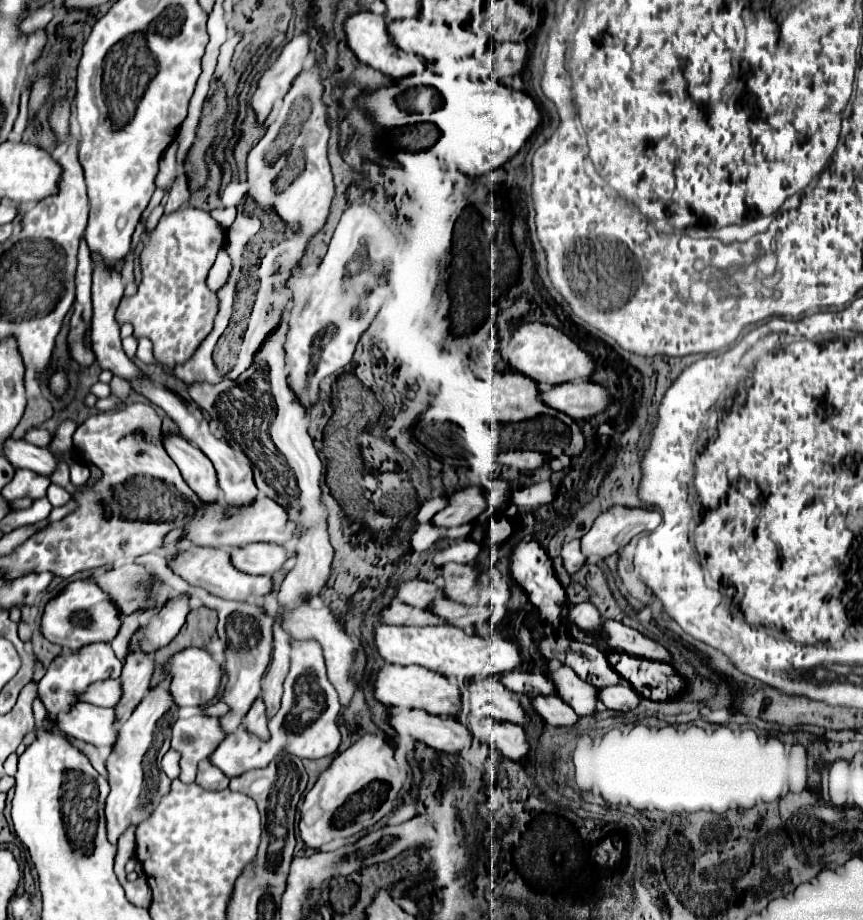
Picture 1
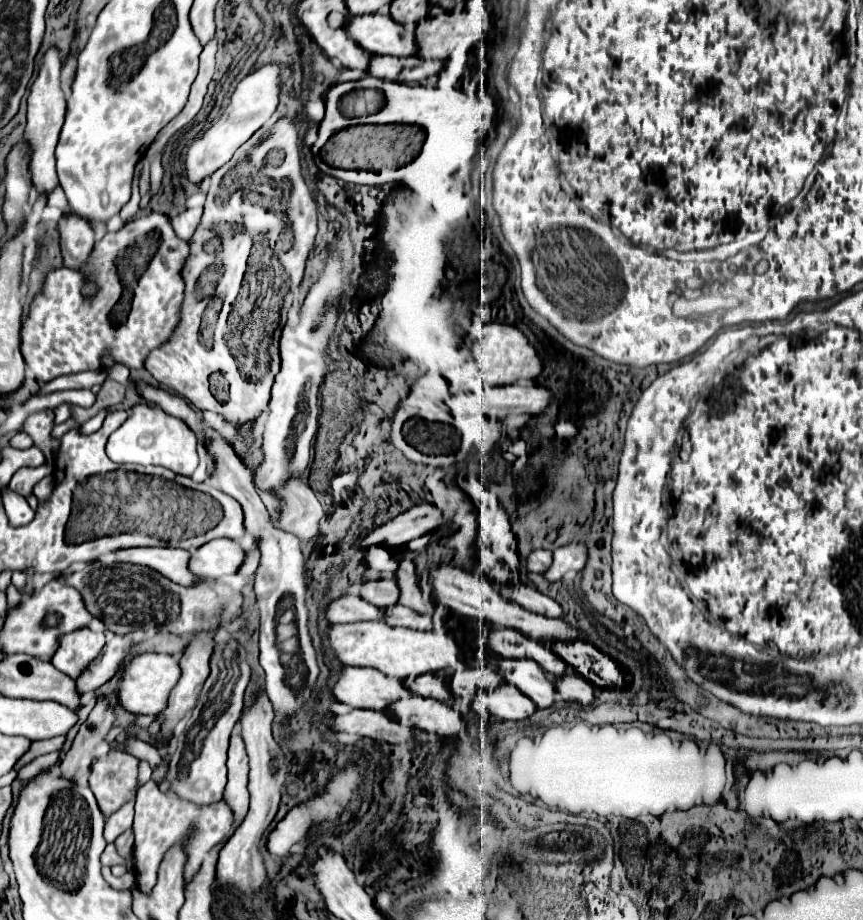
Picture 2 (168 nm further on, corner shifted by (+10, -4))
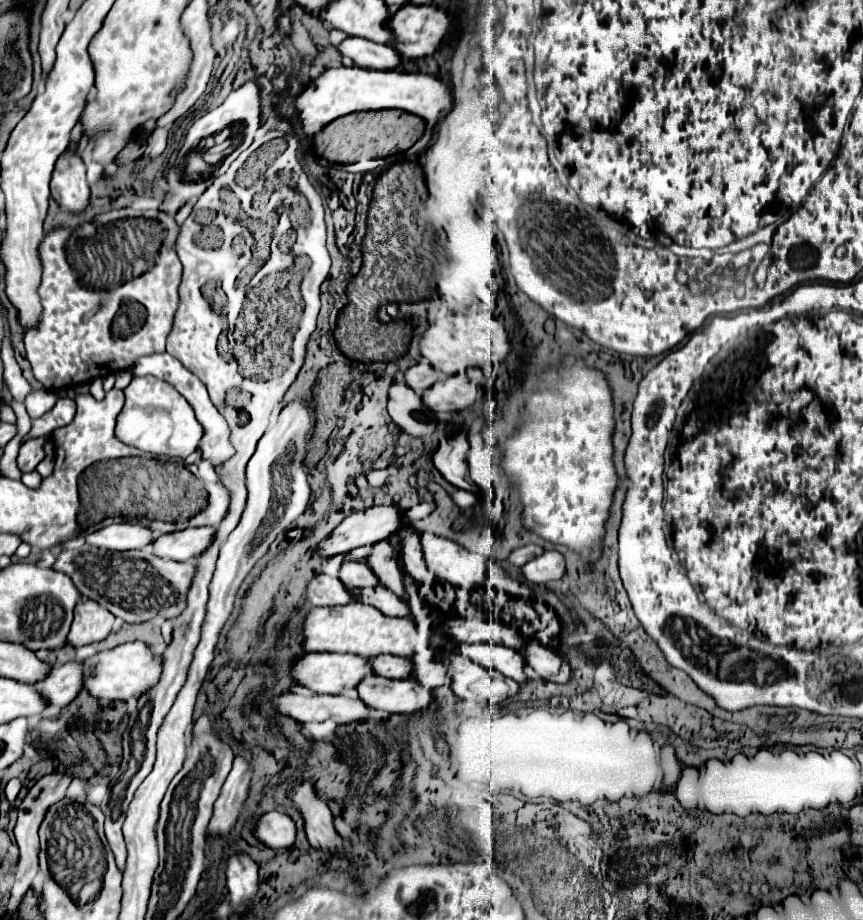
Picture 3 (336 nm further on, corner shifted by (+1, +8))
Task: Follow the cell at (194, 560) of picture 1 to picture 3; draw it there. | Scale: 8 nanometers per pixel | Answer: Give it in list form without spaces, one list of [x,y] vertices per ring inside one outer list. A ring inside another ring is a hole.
[[[112,523],[86,535],[84,541],[108,551],[130,551],[146,549],[154,541],[154,535],[138,523]]]

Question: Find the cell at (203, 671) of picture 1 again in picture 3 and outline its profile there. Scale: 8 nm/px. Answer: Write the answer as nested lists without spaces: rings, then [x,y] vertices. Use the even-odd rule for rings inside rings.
[[[134,641],[82,659],[82,673],[84,673],[82,675],[84,689],[96,699],[114,701],[114,699],[128,699],[132,695],[140,697],[144,691],[148,691],[160,681],[162,659],[156,659],[144,643]]]

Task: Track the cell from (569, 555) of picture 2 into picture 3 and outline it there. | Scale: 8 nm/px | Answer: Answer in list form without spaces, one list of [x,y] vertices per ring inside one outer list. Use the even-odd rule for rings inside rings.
[[[544,551],[540,557],[528,561],[520,571],[526,583],[546,585],[548,581],[564,577],[564,557],[558,551]]]

